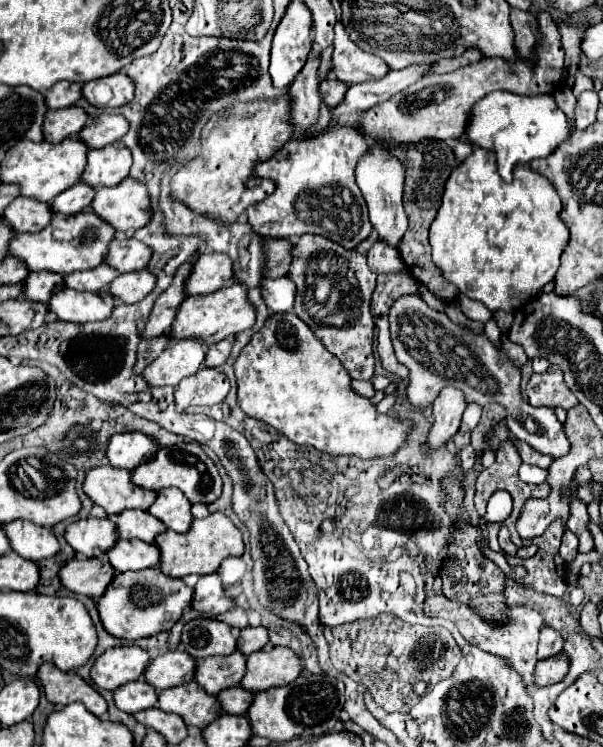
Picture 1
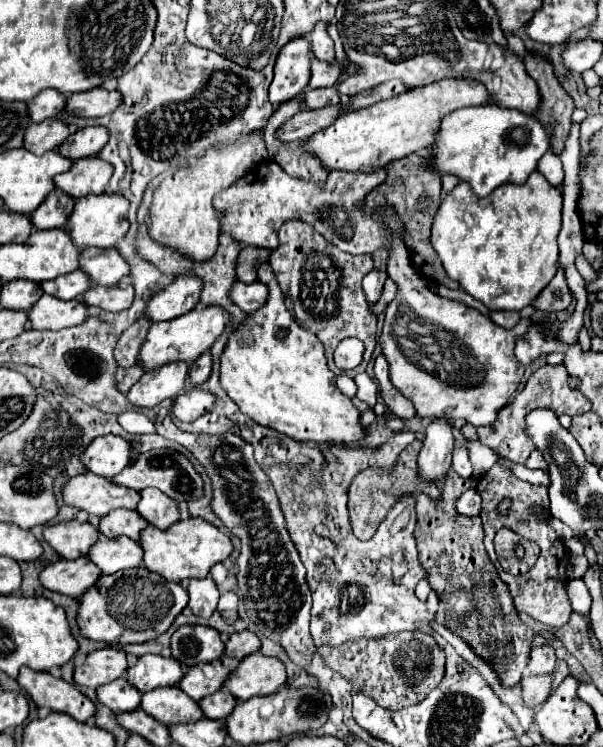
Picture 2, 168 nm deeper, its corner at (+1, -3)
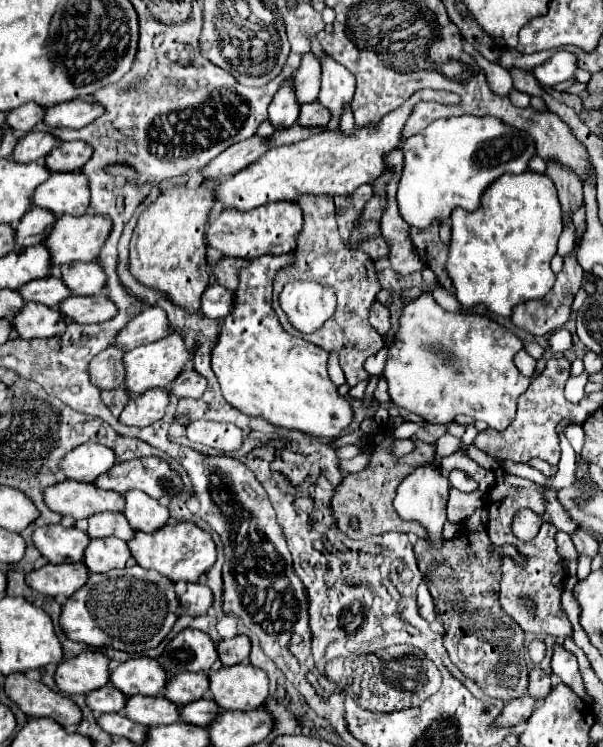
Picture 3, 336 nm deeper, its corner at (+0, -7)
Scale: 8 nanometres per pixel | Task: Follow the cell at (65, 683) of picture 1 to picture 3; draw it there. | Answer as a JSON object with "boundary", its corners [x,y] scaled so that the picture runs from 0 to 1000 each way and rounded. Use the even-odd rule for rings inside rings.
{"boundary":[[[36,901],[13,904],[7,925],[46,960],[86,960],[106,976],[123,976],[136,965],[136,954],[126,941],[109,930],[80,922],[73,914],[40,906]]]}

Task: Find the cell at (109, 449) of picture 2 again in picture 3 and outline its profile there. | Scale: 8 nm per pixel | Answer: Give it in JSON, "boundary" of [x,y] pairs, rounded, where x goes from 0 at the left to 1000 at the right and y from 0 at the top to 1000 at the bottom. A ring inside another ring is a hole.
{"boundary":[[[139,593],[113,604],[103,617],[96,620],[100,631],[106,631],[109,641],[133,644],[133,647],[153,647],[169,631],[182,628],[189,622],[189,606],[186,601],[166,596],[166,593]]]}

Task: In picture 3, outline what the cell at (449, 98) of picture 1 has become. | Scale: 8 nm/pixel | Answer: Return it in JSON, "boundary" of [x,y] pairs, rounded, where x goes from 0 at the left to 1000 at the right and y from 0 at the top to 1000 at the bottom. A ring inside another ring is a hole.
{"boundary":[[[700,119],[690,122],[660,146],[633,157],[633,165],[627,165],[627,170],[590,170],[587,181],[570,181],[567,175],[534,175],[488,194],[451,197],[428,216],[415,218],[408,226],[375,237],[355,253],[355,264],[362,272],[368,272],[371,280],[418,282],[451,269],[494,272],[501,261],[524,261],[524,264],[580,261],[597,248],[617,245],[627,234],[633,234],[633,229],[640,226],[633,207],[660,197],[670,165],[693,135],[726,135],[736,141],[756,141],[760,127],[743,122]]]}

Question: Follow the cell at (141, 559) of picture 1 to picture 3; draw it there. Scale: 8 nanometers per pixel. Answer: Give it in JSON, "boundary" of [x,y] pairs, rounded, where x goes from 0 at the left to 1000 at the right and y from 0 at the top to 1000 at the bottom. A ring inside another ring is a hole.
{"boundary":[[[153,722],[139,738],[139,754],[149,767],[206,762],[219,743],[202,722]]]}

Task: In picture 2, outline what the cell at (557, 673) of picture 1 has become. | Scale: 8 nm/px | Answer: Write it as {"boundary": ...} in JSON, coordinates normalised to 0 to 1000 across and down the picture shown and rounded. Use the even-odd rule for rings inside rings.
{"boundary":[[[871,904],[864,909],[871,941],[877,941],[881,946],[900,941],[914,928],[914,914],[917,914],[917,904],[891,904],[891,906]]]}

